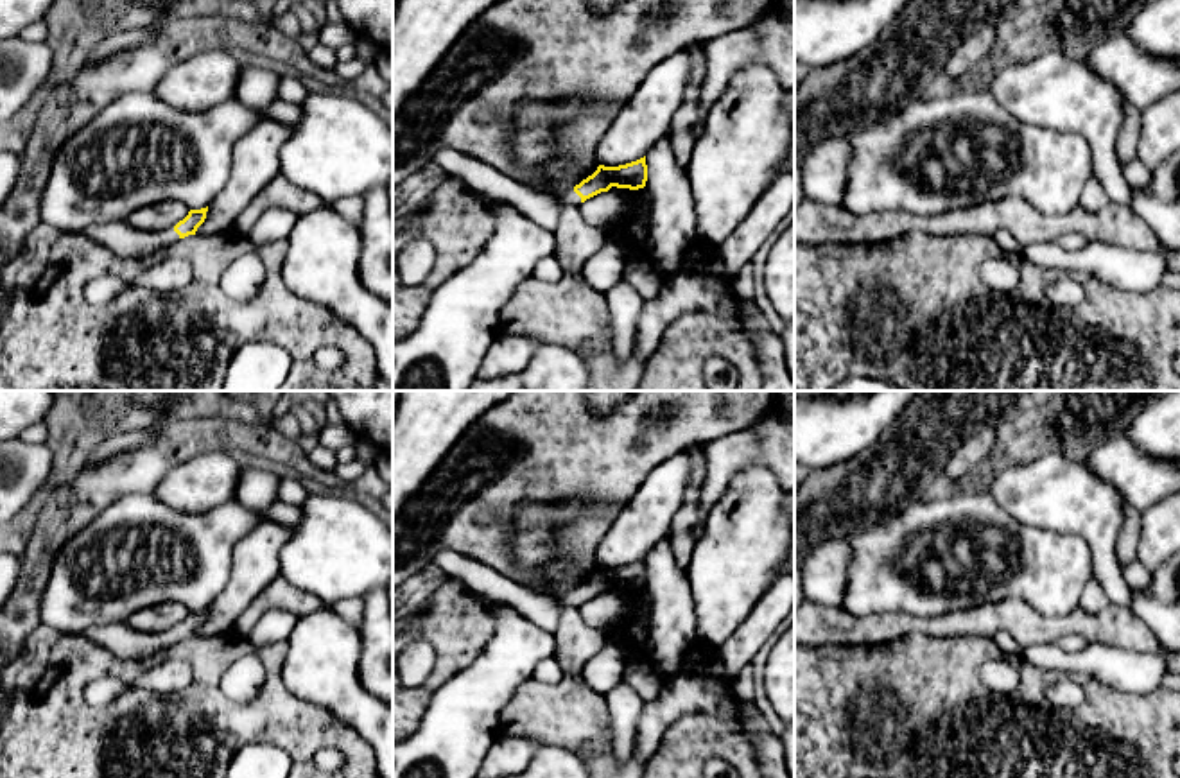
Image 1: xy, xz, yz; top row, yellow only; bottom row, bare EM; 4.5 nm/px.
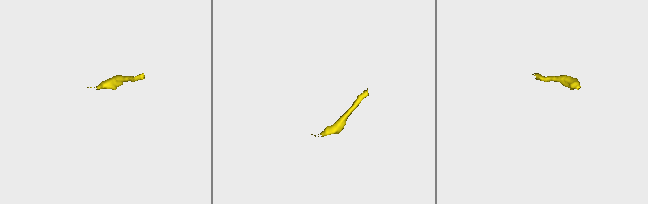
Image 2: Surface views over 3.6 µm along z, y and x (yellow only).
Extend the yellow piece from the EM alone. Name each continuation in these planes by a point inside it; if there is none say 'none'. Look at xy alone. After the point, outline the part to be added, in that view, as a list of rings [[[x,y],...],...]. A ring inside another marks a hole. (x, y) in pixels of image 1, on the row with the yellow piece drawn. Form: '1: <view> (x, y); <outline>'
1: xy (124, 239); [[[126,220],[90,226],[81,233],[100,244],[106,244],[120,256],[143,256],[160,253],[181,240],[174,228],[167,231],[142,231]]]

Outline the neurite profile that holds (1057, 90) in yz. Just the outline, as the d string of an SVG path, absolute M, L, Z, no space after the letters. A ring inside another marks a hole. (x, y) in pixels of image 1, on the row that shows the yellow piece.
M1054 48L999 70L986 77L986 82L981 86L1020 122L1083 136L1092 152L1092 176L1101 181L1108 199L1132 206L1132 186L1126 183L1115 154L1115 142L1123 127L1128 99L1106 79L1092 72L1081 56Z

